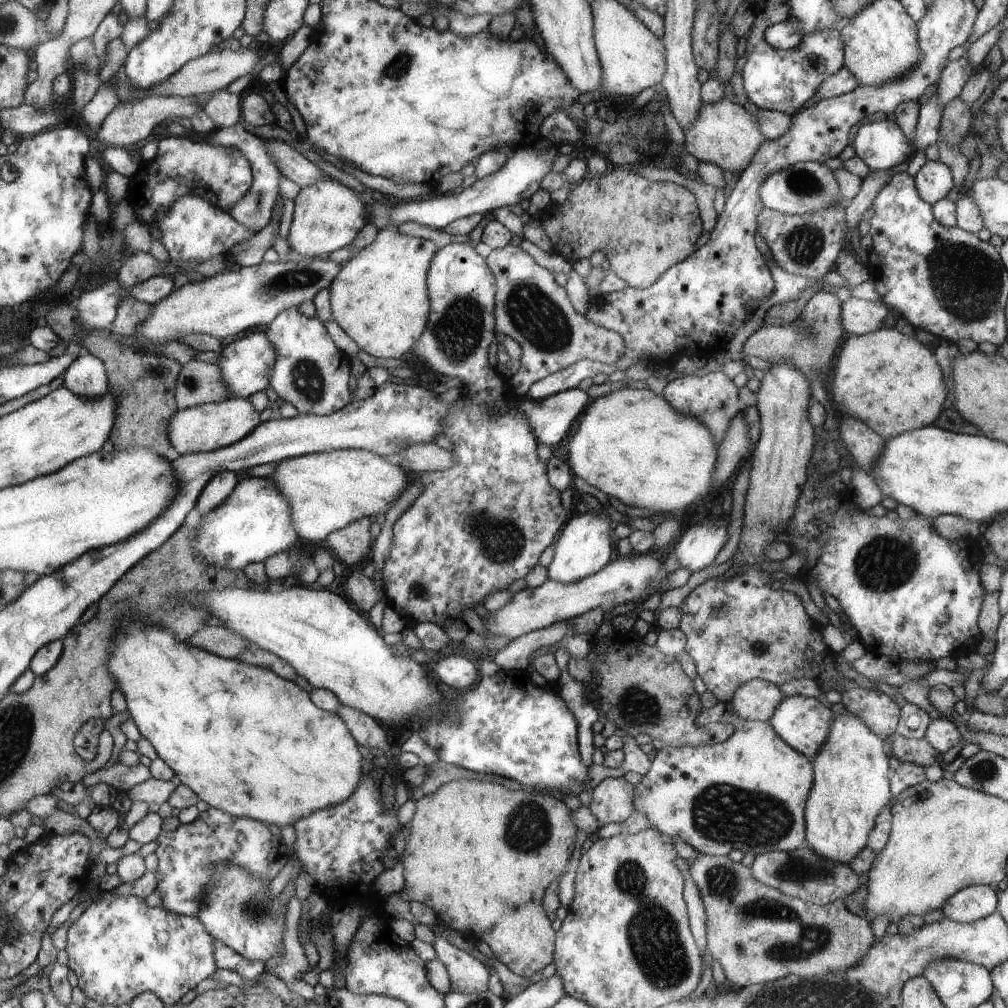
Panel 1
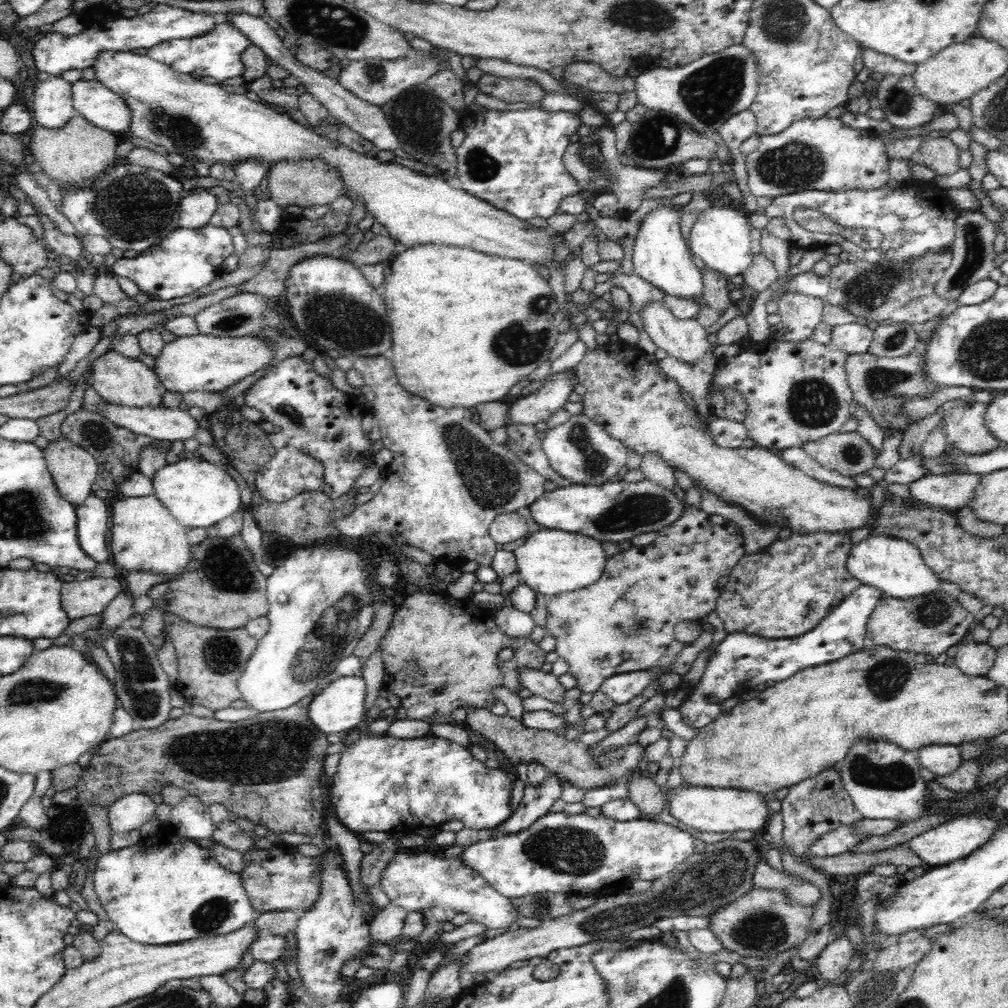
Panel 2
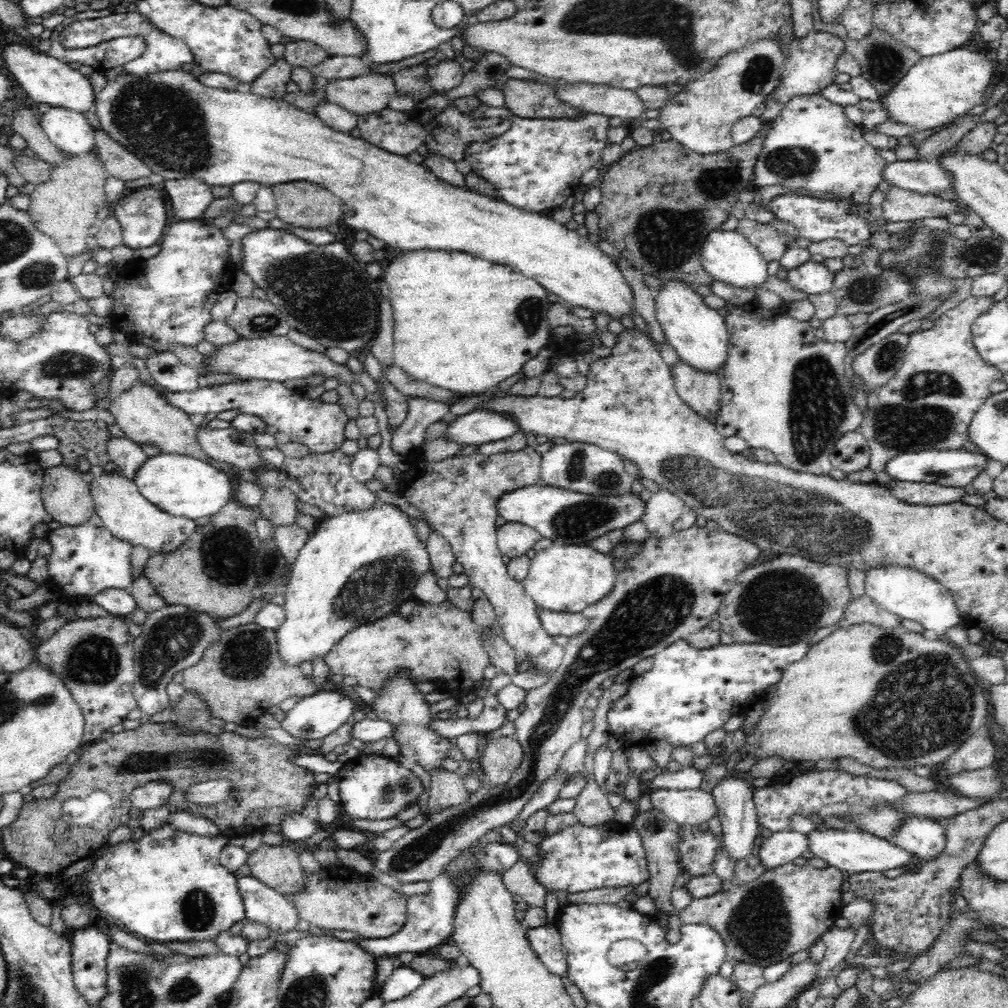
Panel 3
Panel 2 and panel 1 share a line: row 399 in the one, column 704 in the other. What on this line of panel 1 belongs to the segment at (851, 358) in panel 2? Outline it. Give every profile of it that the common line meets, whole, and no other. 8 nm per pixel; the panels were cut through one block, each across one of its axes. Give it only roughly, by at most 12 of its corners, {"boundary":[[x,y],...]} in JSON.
{"boundary":[[750,867],[689,870],[707,950],[736,988],[850,970],[877,940],[843,901],[817,905]]}

